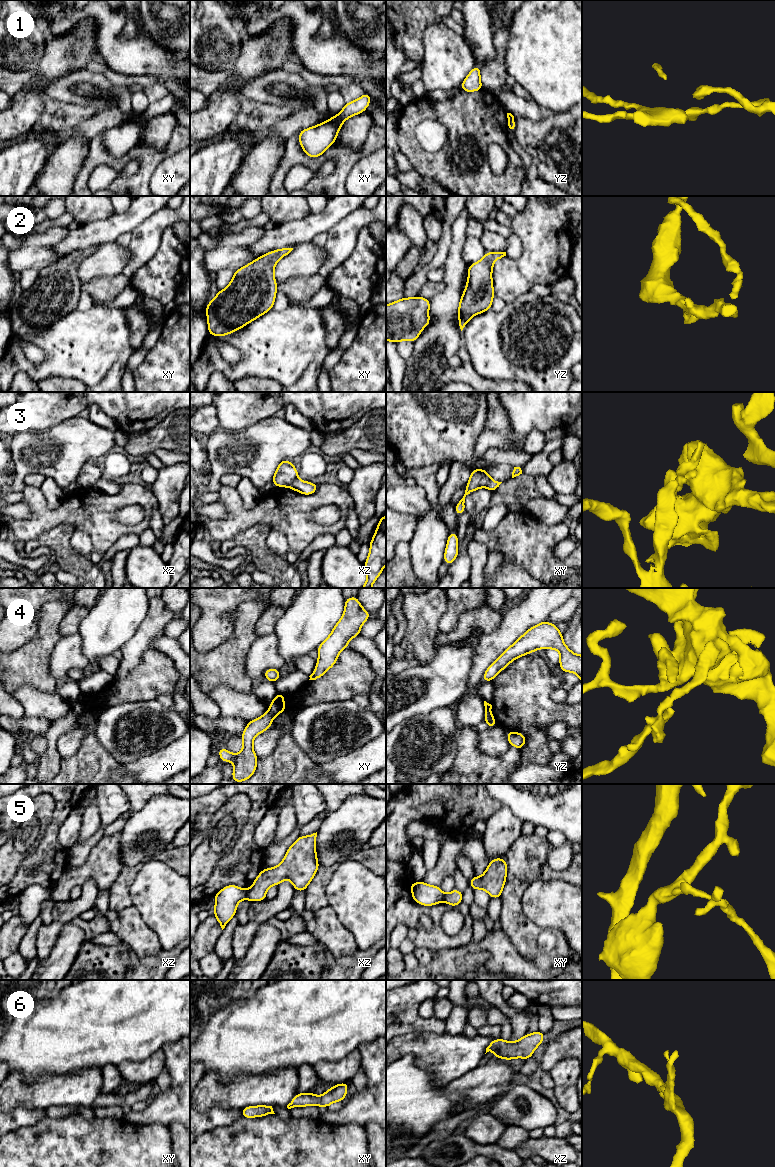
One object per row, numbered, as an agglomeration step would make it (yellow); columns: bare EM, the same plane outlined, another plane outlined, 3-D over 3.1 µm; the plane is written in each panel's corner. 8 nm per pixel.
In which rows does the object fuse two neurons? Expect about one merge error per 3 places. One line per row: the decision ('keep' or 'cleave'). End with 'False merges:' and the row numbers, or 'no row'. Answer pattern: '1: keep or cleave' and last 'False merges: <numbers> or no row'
1: cleave
2: keep
3: cleave
4: cleave
5: cleave
6: keep
False merges: 1, 3, 4, 5

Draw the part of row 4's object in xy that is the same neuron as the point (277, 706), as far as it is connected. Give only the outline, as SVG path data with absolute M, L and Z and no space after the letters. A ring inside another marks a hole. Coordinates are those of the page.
M277 693L273 701L269 704L269 713L273 718L287 709L287 706L283 702L285 697L286 694Z

